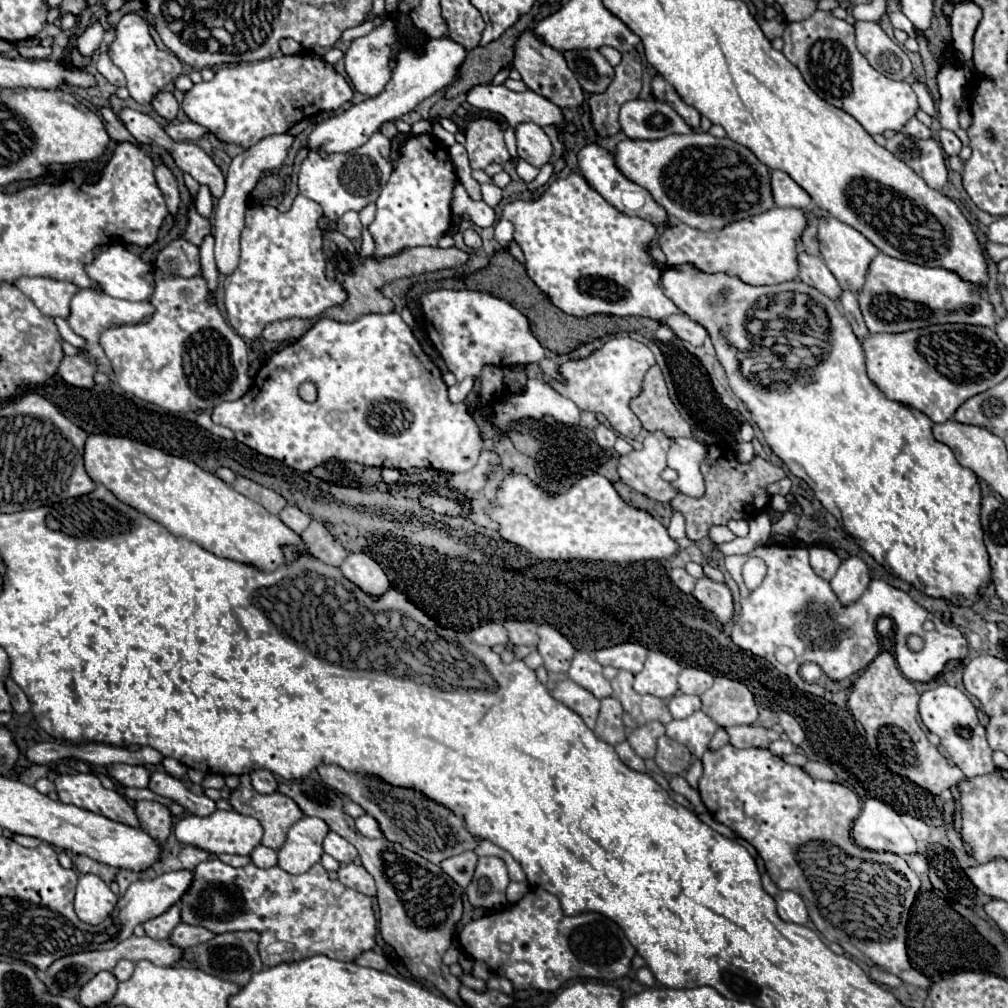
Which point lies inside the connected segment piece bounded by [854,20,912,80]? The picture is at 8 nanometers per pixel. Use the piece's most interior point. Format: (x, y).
(889, 58)

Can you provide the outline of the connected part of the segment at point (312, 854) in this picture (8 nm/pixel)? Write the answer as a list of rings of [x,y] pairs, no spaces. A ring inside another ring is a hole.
[[[304,816],[286,834],[284,846],[278,850],[278,866],[288,874],[304,874],[312,864],[320,862],[322,840],[330,832],[320,818]]]

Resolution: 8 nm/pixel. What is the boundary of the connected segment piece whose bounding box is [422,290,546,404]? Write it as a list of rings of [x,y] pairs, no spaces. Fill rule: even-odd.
[[[436,290],[422,296],[422,310],[426,314],[428,336],[442,354],[448,370],[456,376],[456,386],[448,388],[448,400],[458,404],[474,386],[484,364],[514,366],[540,362],[546,350],[532,334],[530,320],[512,304],[494,298],[486,292],[474,290]]]

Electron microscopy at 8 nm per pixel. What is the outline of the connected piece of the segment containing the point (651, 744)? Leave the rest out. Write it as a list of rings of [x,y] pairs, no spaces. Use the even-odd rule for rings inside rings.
[[[650,722],[644,724],[636,730],[632,730],[632,734],[628,736],[628,744],[632,746],[632,750],[640,756],[640,758],[654,758],[656,754],[656,740],[664,736],[664,726],[660,722]]]

